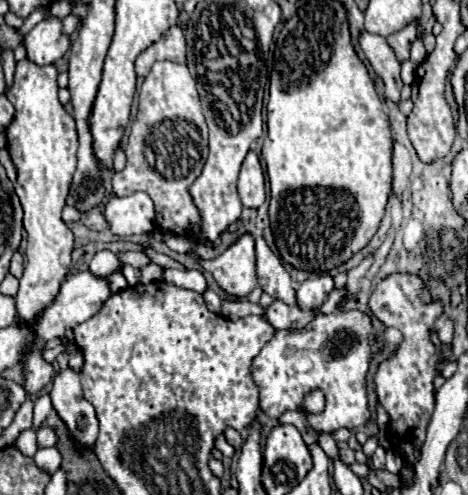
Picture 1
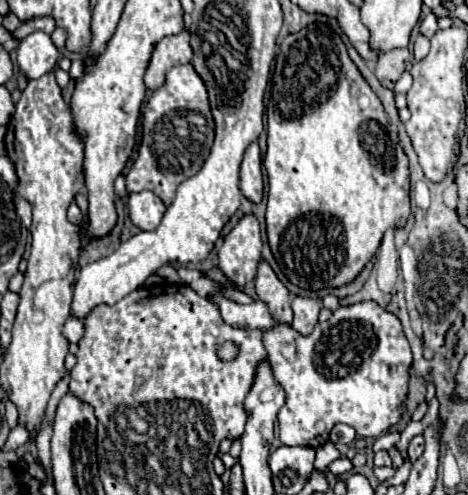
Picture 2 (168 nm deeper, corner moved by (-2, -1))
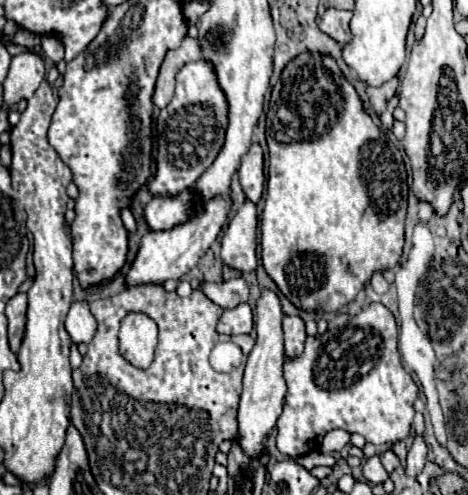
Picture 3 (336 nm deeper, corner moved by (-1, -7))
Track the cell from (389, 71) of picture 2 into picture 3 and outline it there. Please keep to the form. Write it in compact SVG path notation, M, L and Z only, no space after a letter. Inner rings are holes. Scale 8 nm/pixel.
M397 77L395 79L391 79L389 83L385 83L385 85L381 85L381 87L367 87L367 97L369 97L369 103L371 103L371 107L373 107L373 111L377 113L377 115L381 115L383 111L385 111L385 107L387 107L387 101L395 95L395 91L397 91Z

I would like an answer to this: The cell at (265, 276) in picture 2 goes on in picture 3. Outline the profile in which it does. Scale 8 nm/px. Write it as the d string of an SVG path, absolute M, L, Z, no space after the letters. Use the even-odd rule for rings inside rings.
M263 291L257 301L257 317L255 317L257 339L247 357L245 375L243 375L243 393L239 401L241 447L245 449L247 455L253 455L253 457L263 453L265 441L281 415L283 397L287 393L285 379L283 379L285 357L283 357L283 347L281 347L281 319L283 319L283 311L281 311L277 295L273 291Z

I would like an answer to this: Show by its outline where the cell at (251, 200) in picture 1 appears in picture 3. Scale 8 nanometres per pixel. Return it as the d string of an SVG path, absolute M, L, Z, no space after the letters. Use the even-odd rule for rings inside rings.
M253 143L249 147L249 151L243 155L241 167L239 167L239 179L241 179L241 187L243 187L245 195L247 195L247 199L257 203L261 199L263 185L265 185L263 151L261 151L259 143Z

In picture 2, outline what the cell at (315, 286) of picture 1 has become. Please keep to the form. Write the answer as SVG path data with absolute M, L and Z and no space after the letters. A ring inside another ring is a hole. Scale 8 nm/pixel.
M296 295L292 299L292 309L294 309L292 327L302 335L310 335L314 325L318 323L318 315L320 315L320 309L322 309L322 299Z

